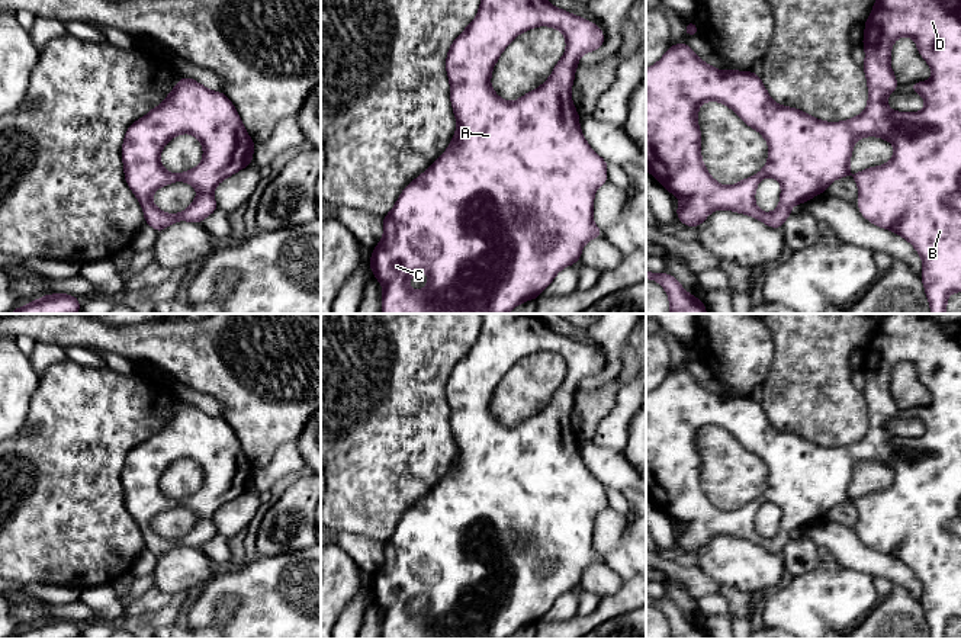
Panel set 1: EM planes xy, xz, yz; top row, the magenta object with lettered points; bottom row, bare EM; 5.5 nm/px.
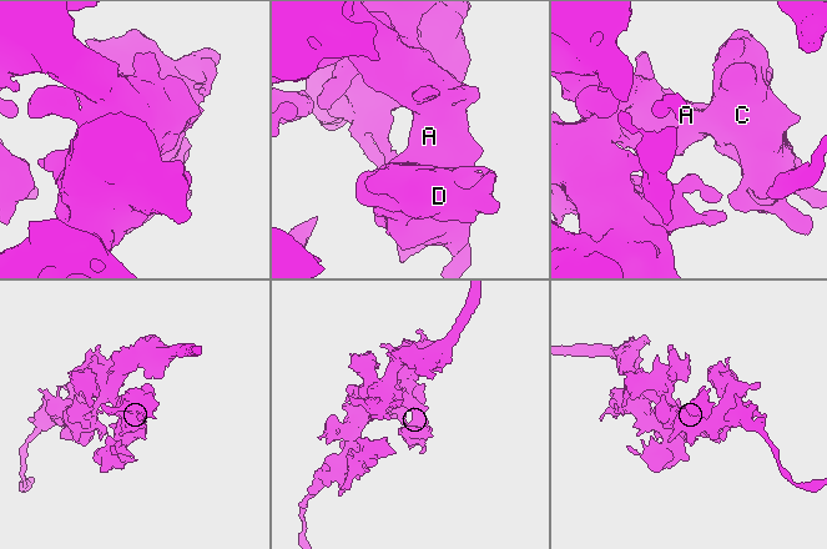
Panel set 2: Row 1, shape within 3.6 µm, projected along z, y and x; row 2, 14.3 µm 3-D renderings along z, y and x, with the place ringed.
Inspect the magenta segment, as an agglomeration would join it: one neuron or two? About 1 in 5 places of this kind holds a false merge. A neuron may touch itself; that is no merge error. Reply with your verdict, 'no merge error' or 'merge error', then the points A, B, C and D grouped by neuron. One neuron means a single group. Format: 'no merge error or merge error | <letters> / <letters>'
no merge error | A B C D

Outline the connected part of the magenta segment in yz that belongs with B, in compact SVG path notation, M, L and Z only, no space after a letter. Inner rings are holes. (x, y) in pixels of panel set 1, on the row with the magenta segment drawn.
M875 0L867 19L864 41L864 73L868 84L865 110L842 122L823 122L800 109L777 105L768 94L759 76L752 71L720 71L700 60L687 44L675 44L652 67L646 68L646 170L672 195L679 198L678 219L697 228L717 209L746 213L771 228L781 228L796 203L825 193L836 179L852 176L859 189L858 208L871 224L893 231L907 240L923 260L920 279L931 305L931 314L946 314L948 296L961 292L961 0ZM900 36L915 39L922 58L932 70L932 78L910 86L925 99L922 112L906 113L891 110L887 97L899 84L890 65L891 46ZM704 102L727 105L748 126L756 129L768 142L769 157L765 167L736 184L717 183L701 160L701 131L697 115ZM864 137L880 137L894 147L893 158L883 166L865 168L856 174L849 171L854 145ZM764 177L781 183L780 205L775 211L762 212L755 203L755 190Z

